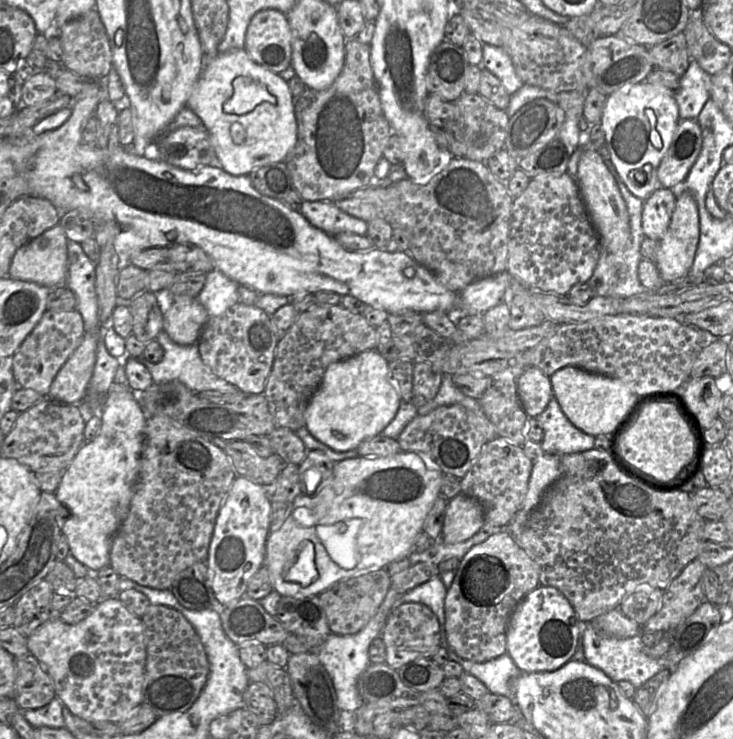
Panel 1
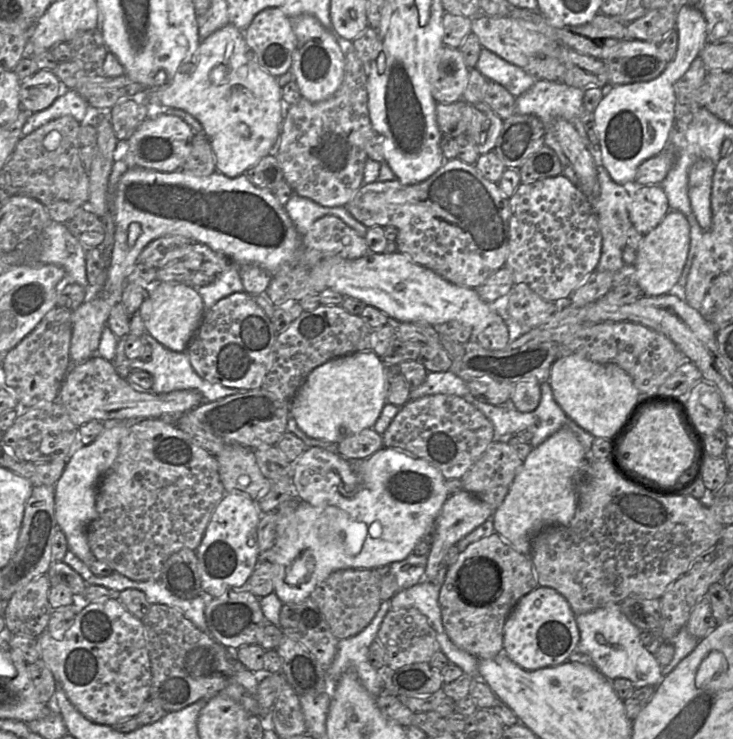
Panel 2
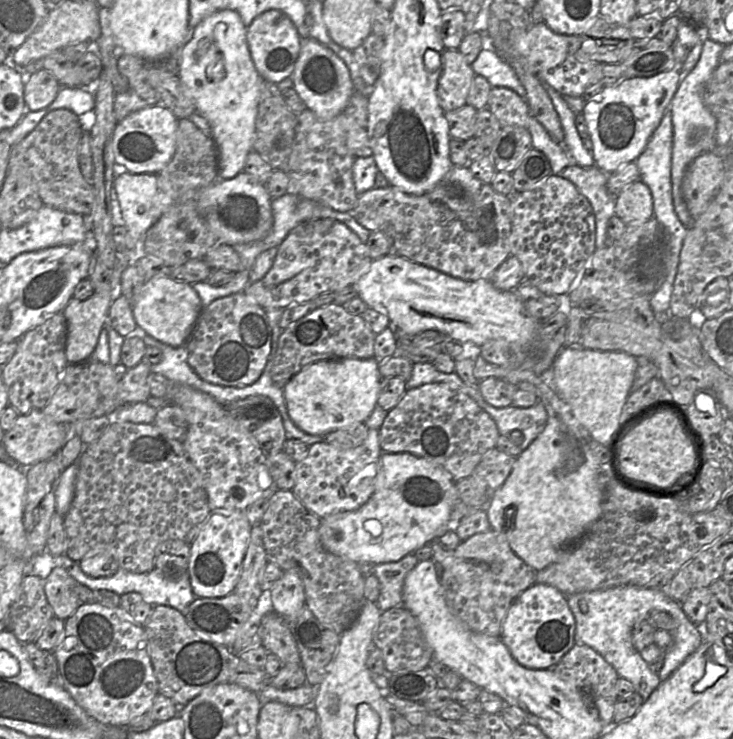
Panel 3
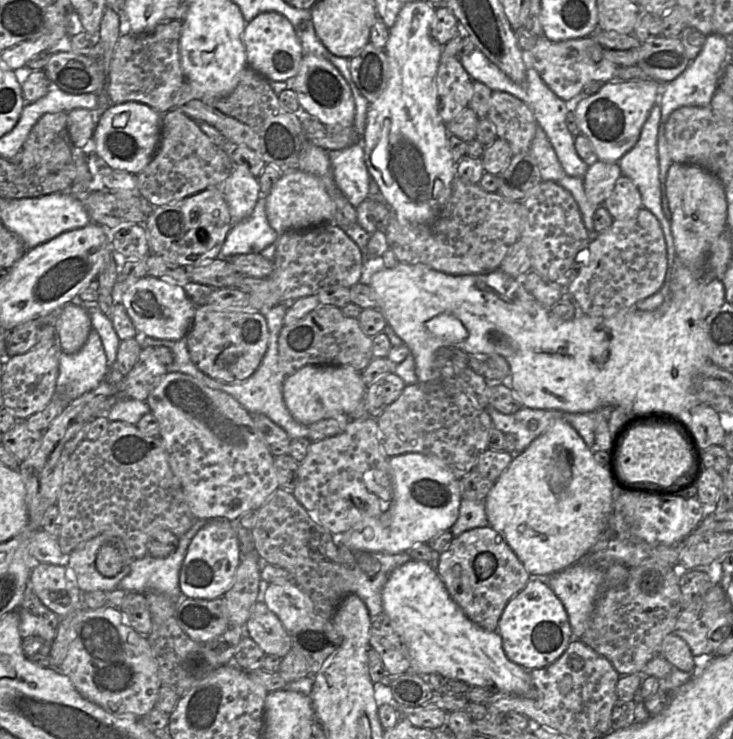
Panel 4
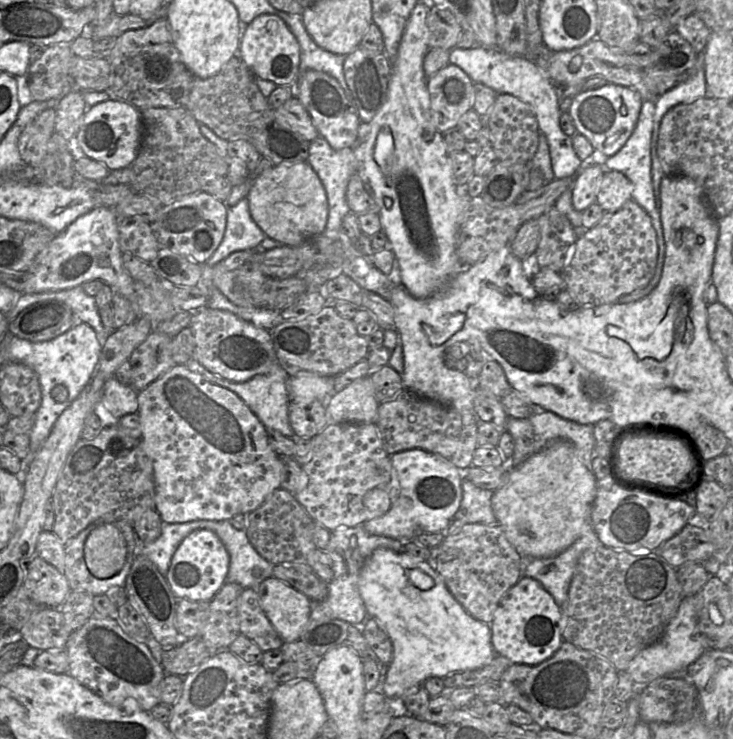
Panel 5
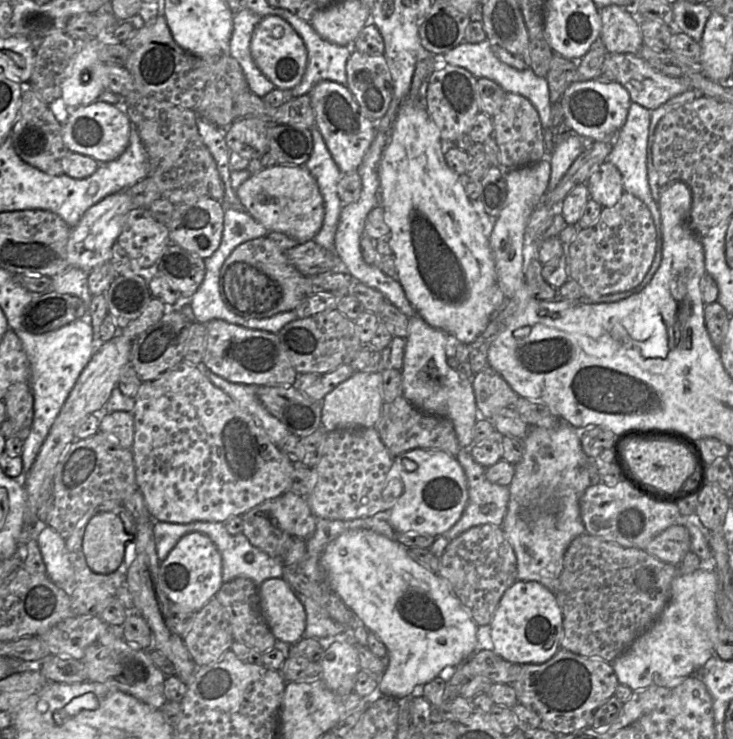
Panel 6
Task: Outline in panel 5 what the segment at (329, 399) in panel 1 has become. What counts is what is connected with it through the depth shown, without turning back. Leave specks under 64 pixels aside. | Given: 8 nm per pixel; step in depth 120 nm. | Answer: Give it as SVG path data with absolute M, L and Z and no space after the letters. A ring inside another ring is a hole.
M300 371L287 381L289 401L310 404L315 400L327 401L334 393L334 377Z

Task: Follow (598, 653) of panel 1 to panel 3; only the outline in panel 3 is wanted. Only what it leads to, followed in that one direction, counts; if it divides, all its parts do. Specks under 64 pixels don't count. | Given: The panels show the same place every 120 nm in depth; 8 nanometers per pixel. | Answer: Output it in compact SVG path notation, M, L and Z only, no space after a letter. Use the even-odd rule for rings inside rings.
M634 585L617 586L603 590L582 592L567 596L567 603L572 611L575 622L575 644L586 645L598 652L613 668L620 678L631 681L644 700L647 700L660 683L668 679L672 673L691 655L703 642L703 628L694 624L683 611L681 603L671 599L663 591L663 588L646 588ZM649 612L666 612L674 619L675 629L673 634L673 644L663 649L664 665L659 673L651 669L651 666L642 658L641 653L636 650L632 643L632 632L636 623L647 620Z

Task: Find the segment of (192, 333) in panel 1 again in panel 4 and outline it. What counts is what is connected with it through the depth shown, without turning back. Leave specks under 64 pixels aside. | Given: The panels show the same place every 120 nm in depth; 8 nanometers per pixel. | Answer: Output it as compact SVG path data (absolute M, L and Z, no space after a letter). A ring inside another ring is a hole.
M120 276L118 281L123 284L122 304L137 332L163 340L178 341L185 338L192 325L197 306L188 297L182 285L153 276L138 279L124 279Z

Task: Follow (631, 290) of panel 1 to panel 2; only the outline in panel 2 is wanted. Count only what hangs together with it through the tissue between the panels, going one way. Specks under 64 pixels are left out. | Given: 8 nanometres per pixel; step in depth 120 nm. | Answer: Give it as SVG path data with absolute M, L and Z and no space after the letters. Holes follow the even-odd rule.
M603 163L602 165L597 165L597 178L600 193L596 199L590 199L590 203L599 220L599 229L602 237L601 256L596 270L615 273L626 265L623 261L623 250L627 247L627 232L633 227L629 218L629 199L633 189L630 189L630 186L616 183L603 166Z

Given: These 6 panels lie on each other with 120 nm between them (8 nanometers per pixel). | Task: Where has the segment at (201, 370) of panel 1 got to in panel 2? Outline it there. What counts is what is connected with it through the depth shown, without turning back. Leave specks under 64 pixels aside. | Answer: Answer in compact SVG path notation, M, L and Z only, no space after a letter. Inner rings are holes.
M148 333L144 334L142 338L144 344L149 344L152 347L152 361L144 362L141 359L136 359L133 361L126 360L125 363L115 363L113 360L115 370L121 378L127 380L130 375L130 371L133 370L147 371L153 377L153 386L151 389L153 393L165 394L180 390L198 390L203 396L204 403L214 402L230 395L235 395L248 391L245 389L228 388L220 384L210 383L199 377L198 374L194 371L191 366L187 351L171 351L165 348L158 341L156 341Z

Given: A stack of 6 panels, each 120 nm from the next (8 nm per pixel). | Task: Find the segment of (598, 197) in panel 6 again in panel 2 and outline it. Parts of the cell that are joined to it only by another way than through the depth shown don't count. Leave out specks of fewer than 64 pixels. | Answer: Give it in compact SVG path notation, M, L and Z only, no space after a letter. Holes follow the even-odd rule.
M661 185L635 187L629 199L629 218L642 235L656 228L670 211Z

